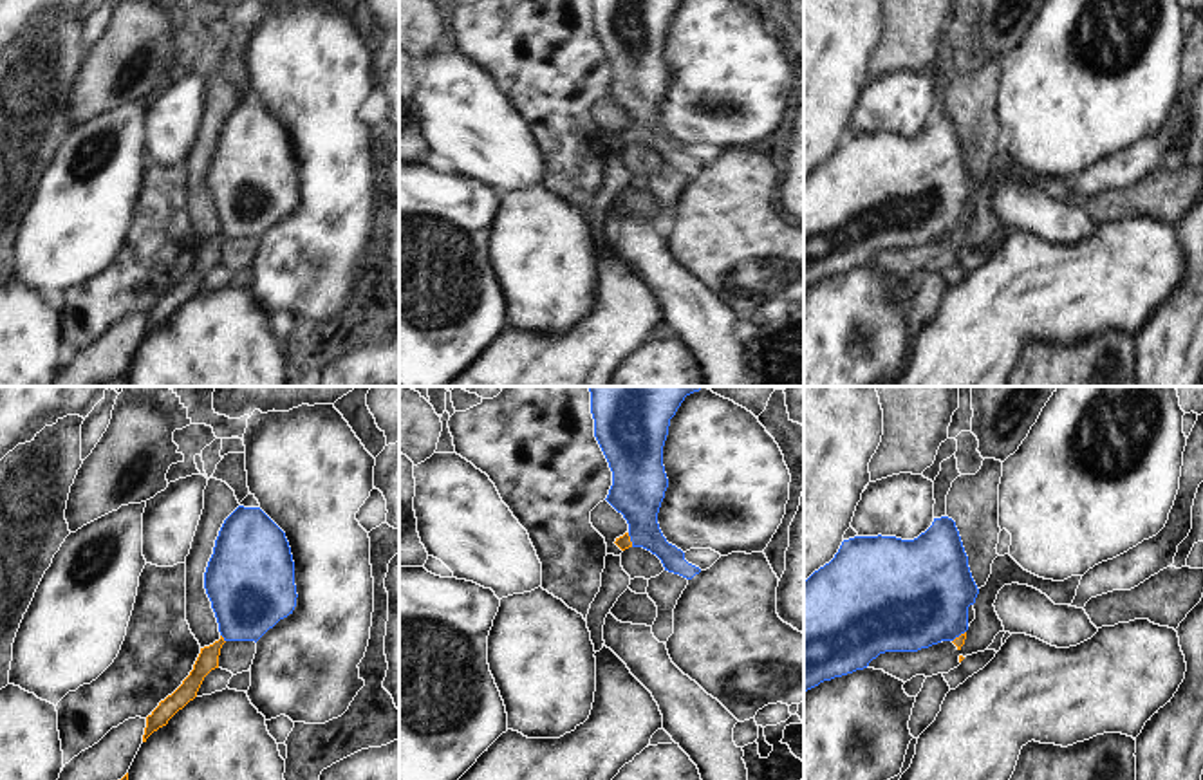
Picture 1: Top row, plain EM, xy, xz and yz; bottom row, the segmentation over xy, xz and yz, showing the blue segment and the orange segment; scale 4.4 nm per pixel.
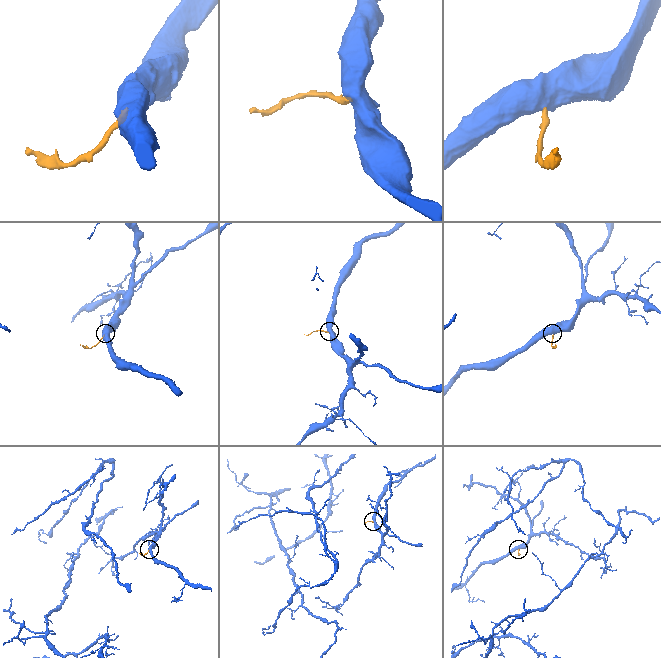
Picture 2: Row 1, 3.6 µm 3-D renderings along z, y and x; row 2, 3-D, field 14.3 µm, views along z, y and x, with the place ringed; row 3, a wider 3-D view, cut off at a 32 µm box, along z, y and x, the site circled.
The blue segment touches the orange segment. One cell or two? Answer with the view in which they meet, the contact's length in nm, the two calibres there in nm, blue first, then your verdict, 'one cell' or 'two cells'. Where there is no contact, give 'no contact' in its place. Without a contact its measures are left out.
meets blue in xz; contact 70 nm long; 240 nm thick on the blue side, 70 nm on the other; one cell

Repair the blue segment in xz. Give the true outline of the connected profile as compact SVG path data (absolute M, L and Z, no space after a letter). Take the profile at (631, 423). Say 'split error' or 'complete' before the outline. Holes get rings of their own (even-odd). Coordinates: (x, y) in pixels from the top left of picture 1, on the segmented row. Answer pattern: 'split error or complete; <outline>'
split error; M587 386L591 392L591 413L594 419L594 437L612 471L612 486L607 502L623 515L629 531L616 538L616 545L643 547L656 554L665 571L692 580L701 572L699 567L685 560L685 552L668 543L663 536L657 513L668 488L663 466L663 446L668 435L670 419L686 395L703 386Z

